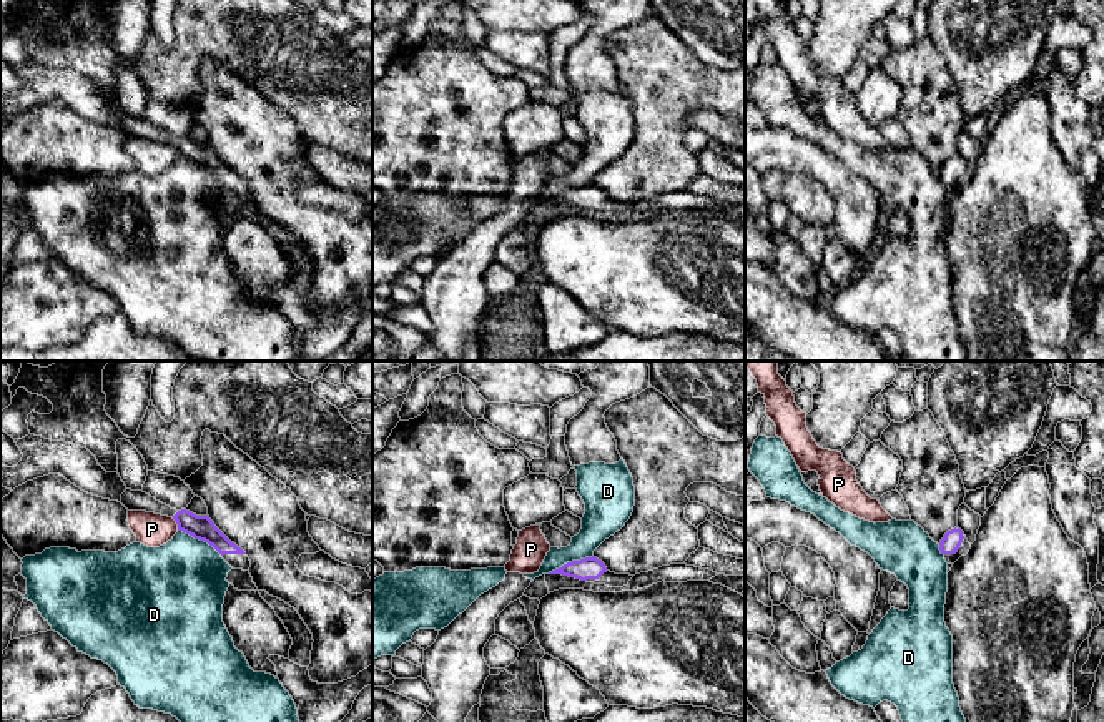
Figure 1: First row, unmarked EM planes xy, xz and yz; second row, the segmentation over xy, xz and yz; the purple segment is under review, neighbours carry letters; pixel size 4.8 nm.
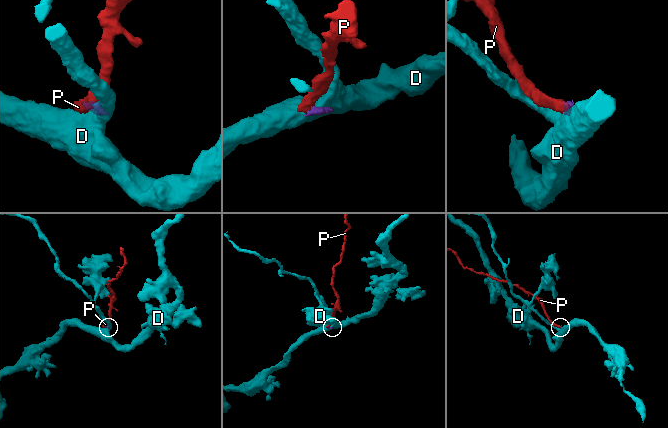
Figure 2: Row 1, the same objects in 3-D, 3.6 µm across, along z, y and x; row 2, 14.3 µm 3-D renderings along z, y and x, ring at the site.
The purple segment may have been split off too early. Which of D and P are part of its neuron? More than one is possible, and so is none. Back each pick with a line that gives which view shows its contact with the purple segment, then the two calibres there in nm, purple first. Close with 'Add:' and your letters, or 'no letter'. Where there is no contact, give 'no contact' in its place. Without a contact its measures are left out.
Add: no letter

